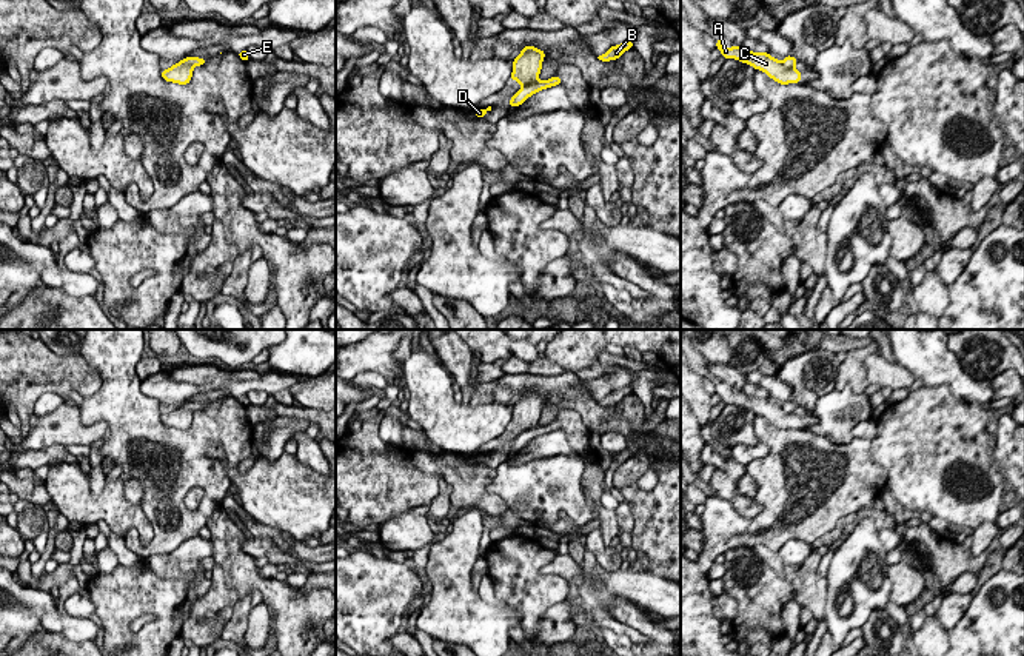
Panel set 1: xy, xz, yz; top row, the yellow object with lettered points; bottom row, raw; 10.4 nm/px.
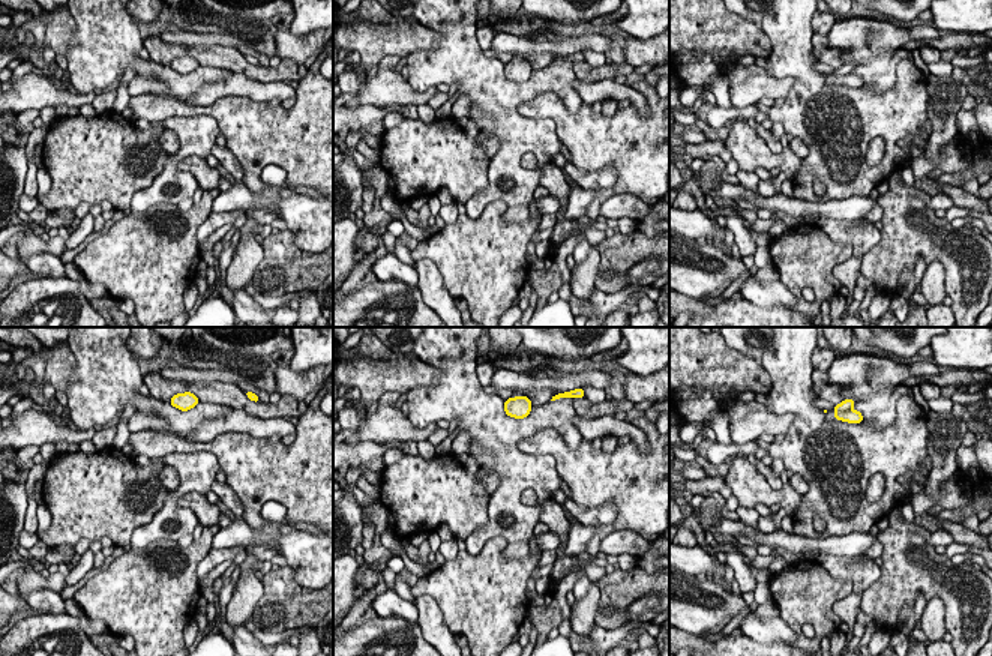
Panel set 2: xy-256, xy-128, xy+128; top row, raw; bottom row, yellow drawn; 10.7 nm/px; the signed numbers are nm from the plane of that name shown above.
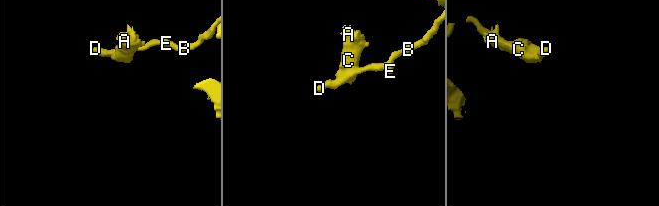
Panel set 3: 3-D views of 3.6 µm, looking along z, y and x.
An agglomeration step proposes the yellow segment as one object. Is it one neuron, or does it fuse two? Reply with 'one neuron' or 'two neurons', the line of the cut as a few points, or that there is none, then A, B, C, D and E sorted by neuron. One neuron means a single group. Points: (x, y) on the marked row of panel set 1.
two neurons; cut in xy along (177, 63), (188, 63), (193, 68); A C / B D E

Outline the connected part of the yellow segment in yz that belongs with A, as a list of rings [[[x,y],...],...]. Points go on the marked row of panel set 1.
[[[722,38],[716,40],[716,48],[721,51],[724,59],[735,59],[742,63],[751,65],[756,69],[765,72],[770,79],[781,85],[801,83],[801,71],[795,68],[785,68],[781,60],[771,57],[767,52],[751,52],[744,46],[724,48]]]

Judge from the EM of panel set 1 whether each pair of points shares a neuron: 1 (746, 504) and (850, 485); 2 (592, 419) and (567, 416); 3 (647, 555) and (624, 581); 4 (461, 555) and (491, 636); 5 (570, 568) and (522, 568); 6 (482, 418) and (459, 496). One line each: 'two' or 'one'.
1: two
2: two
3: two
4: one
5: two
6: two

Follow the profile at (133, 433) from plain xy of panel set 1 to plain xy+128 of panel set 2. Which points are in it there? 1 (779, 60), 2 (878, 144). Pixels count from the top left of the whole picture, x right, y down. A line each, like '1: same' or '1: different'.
1: same
2: different

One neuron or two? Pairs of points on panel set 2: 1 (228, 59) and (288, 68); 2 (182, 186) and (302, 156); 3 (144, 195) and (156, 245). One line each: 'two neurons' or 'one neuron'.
1: one neuron
2: two neurons
3: two neurons

